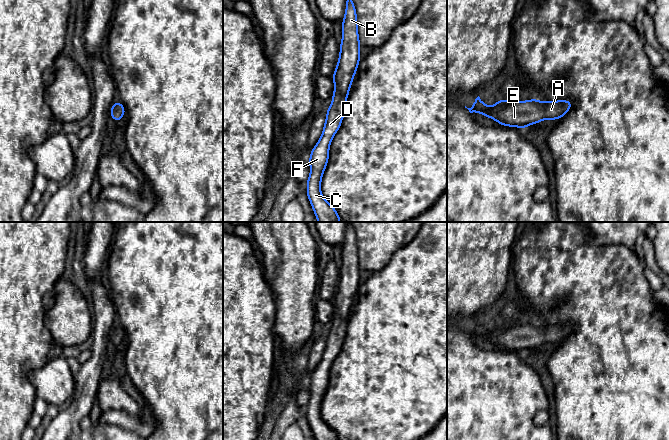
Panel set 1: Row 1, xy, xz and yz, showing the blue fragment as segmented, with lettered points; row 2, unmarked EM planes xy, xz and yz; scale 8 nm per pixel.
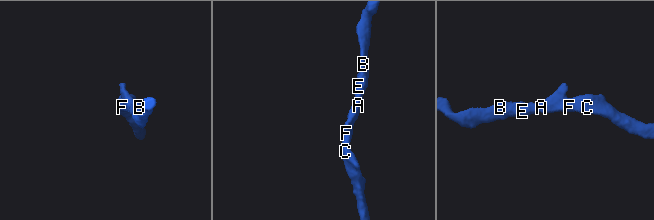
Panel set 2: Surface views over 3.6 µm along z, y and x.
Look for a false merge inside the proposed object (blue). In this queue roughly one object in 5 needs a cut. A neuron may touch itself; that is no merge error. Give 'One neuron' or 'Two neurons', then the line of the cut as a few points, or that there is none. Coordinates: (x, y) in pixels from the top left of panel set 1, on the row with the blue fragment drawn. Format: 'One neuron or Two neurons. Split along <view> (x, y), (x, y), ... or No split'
One neuron. No split

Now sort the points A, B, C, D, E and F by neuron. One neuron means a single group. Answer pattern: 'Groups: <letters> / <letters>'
Groups: A B C D E F

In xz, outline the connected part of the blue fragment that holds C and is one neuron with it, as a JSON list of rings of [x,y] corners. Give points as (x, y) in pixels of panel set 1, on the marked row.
[[[346,0],[342,20],[342,41],[337,66],[333,73],[334,93],[327,108],[325,125],[309,157],[310,176],[306,194],[318,222],[341,222],[337,210],[322,196],[321,180],[329,159],[331,141],[339,130],[346,111],[346,100],[360,62],[357,14],[353,0]]]

